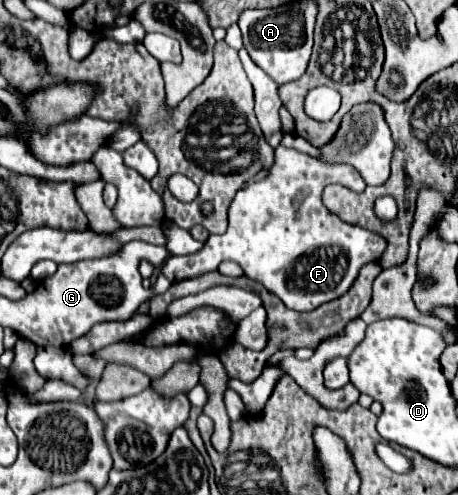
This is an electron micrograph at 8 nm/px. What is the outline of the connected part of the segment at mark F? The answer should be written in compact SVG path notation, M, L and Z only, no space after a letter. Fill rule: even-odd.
M280 145L280 147L276 149L276 157L274 157L274 165L272 165L272 169L270 169L270 175L268 175L264 181L252 183L250 187L240 189L240 191L236 193L236 197L234 197L234 201L230 203L230 209L228 209L228 231L226 231L224 235L210 235L208 241L206 241L206 245L204 245L204 249L198 251L198 253L194 253L194 255L182 255L182 257L176 257L176 255L174 255L174 257L170 257L170 259L166 261L166 265L164 265L164 269L162 269L162 273L166 275L166 279L168 279L170 283L174 283L174 281L182 281L182 279L190 279L190 277L200 277L200 275L204 275L204 273L208 273L208 271L214 271L214 269L218 269L220 261L230 259L230 261L236 261L236 263L244 269L244 275L248 275L250 279L262 283L270 293L274 293L276 297L280 297L282 303L284 303L286 307L294 309L294 311L312 311L312 309L320 307L322 303L328 303L328 301L334 301L334 299L342 297L342 295L352 287L352 283L356 281L360 269L362 269L366 263L378 261L378 259L382 257L382 251L386 249L386 239L384 239L382 235L374 233L374 231L364 229L364 227L350 225L350 223L342 221L338 215L334 215L332 211L328 211L328 209L324 207L324 203L322 203L322 189L324 189L326 185L330 185L330 183L346 185L346 187L352 189L352 191L364 191L364 187L366 187L366 183L360 179L358 171L356 171L354 167L346 165L346 163L336 163L336 165L322 163L322 161L318 161L318 159L314 159L314 157L310 157L310 155L306 155L306 153L302 153L302 151L296 151L296 149L282 147L282 145Z

